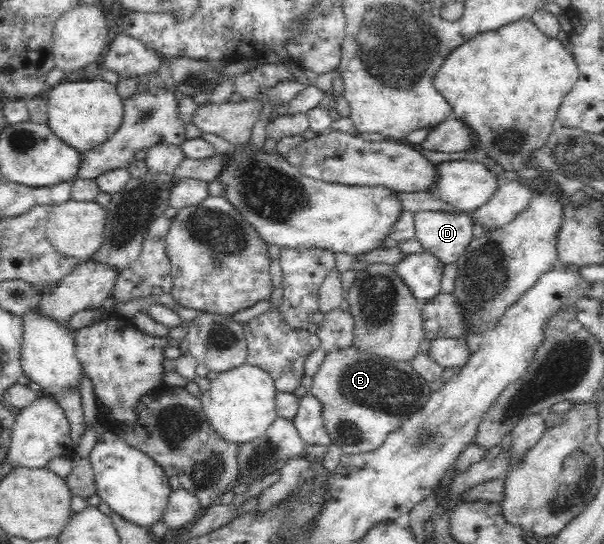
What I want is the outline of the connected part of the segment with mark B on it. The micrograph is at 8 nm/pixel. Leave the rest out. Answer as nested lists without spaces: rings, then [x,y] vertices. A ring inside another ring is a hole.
[[[349,346],[325,355],[319,371],[313,376],[310,394],[323,405],[323,425],[332,444],[339,446],[344,455],[351,455],[381,447],[391,432],[425,406],[431,396],[431,389],[429,383],[415,373],[409,362],[380,360],[368,352]]]

